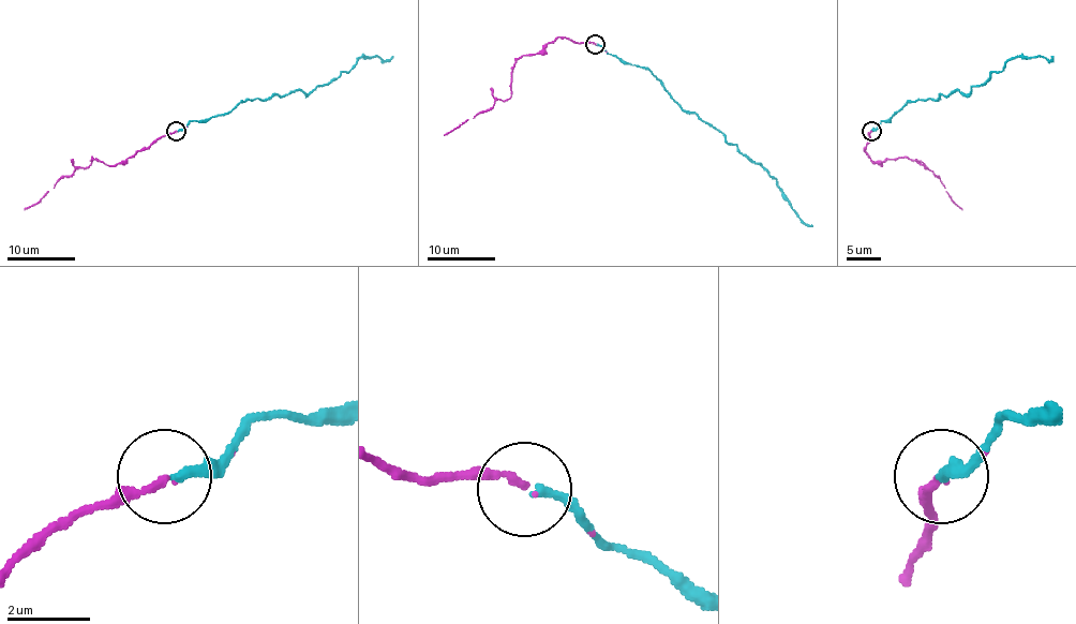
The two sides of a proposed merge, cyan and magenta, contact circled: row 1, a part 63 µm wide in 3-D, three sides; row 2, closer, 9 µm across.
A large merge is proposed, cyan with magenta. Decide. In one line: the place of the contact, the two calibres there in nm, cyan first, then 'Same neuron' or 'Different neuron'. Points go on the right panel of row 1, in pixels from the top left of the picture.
Place: (871, 131). Thickness 200 nm (cyan) against 170 nm. Same neuron

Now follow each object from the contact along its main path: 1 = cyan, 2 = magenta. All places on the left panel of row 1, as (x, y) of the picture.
1: (176, 130), (194, 120), (225, 115), (240, 101), (310, 92), (347, 72), (357, 59), (386, 60), (393, 56)
2: (176, 130), (113, 166), (92, 158), (86, 167), (77, 167), (25, 210)

